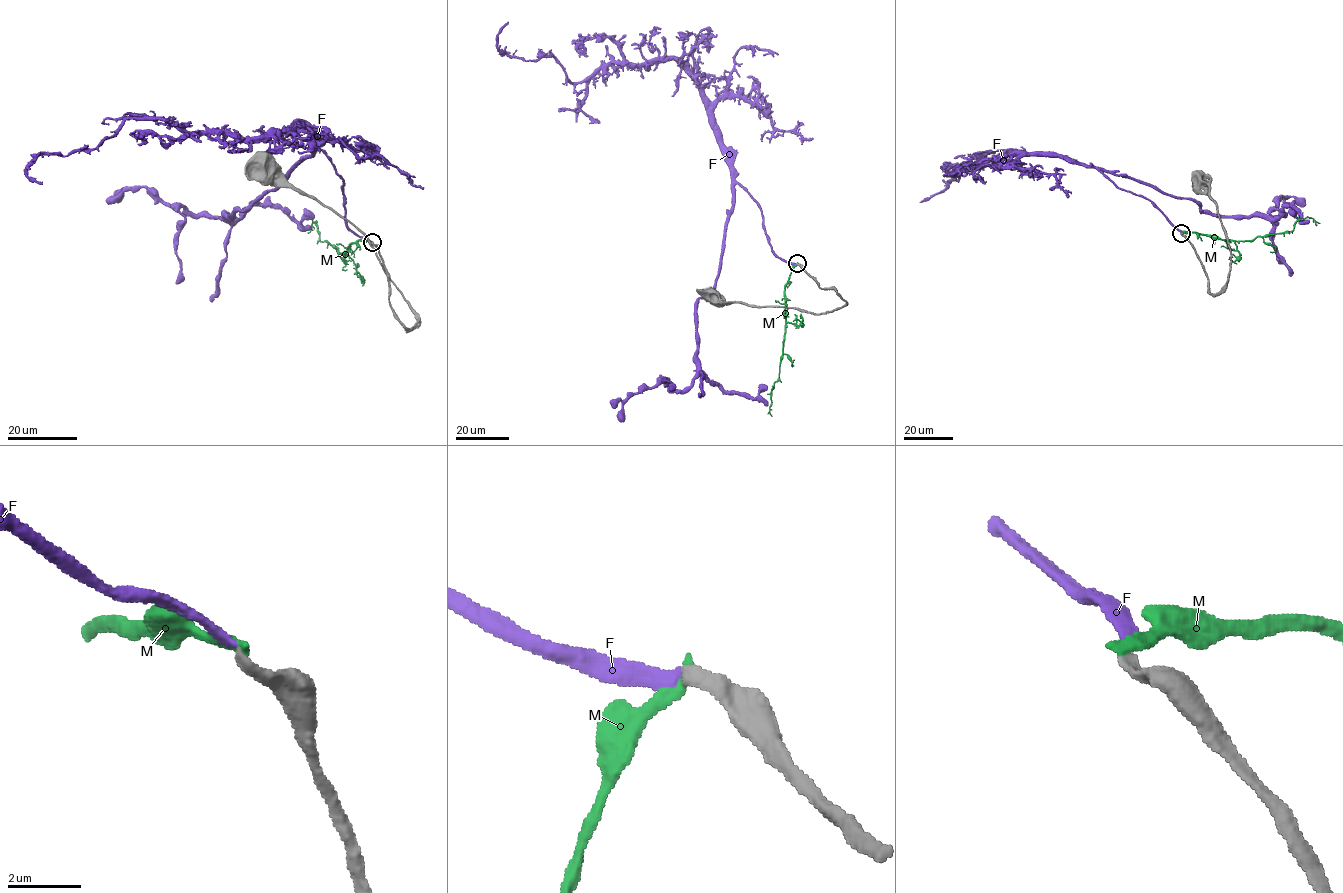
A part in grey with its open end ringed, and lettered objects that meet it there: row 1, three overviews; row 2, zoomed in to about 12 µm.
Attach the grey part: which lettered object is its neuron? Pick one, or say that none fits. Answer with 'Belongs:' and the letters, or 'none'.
Belongs: F

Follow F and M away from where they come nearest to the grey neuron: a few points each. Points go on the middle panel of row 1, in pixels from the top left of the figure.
F: (796, 263), (774, 253), (712, 105), (674, 59), (609, 62), (571, 82), (552, 55), (503, 53), (508, 22)
M: (797, 263), (784, 291), (784, 341), (779, 378), (771, 393), (771, 416)

